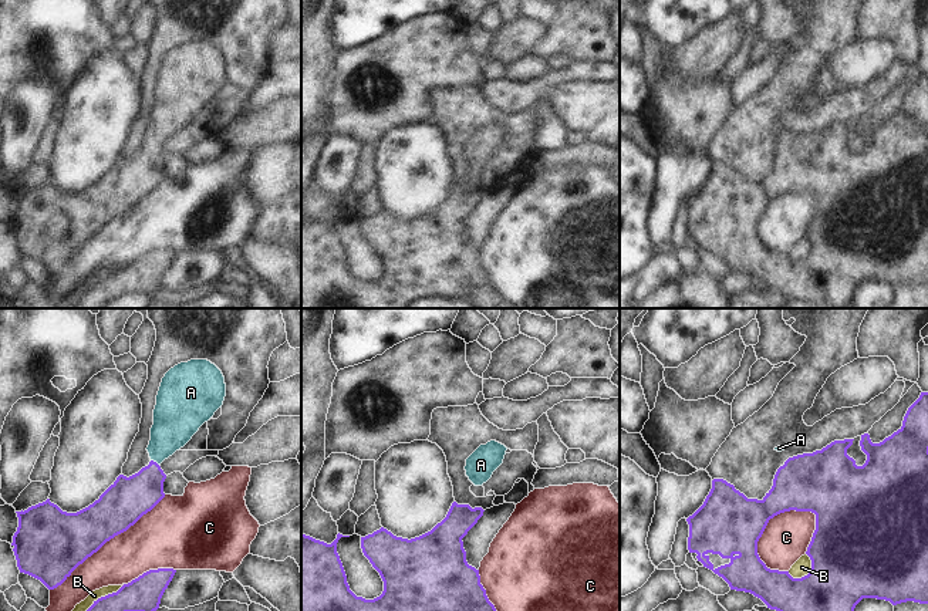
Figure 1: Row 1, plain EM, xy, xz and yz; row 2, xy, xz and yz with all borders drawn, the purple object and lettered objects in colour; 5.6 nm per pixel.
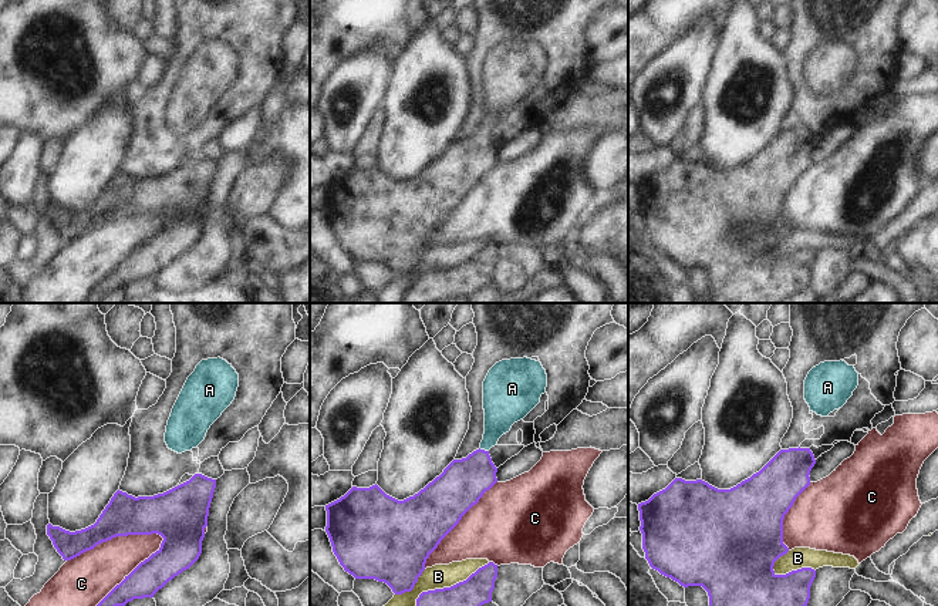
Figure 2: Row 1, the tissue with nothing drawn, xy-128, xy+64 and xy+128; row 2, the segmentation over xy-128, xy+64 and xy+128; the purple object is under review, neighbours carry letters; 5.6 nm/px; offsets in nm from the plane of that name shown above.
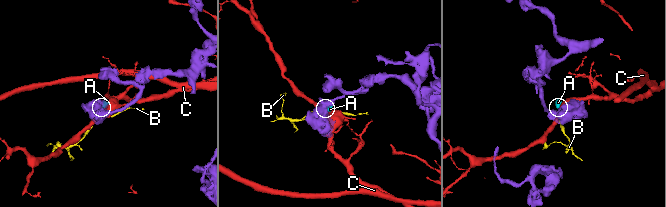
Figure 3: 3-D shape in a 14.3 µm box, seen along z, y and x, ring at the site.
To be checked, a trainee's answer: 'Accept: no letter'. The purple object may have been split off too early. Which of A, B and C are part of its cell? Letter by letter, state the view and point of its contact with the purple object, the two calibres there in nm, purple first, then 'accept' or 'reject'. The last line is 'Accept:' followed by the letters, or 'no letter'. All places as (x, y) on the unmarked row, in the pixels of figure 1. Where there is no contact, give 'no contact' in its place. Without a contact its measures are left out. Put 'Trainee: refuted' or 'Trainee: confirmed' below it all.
A: contact xy (155, 144); calibres 240 and 240 nm; accept
B: contact xy (98, 280); calibres 200 and 70 nm; reject
C: contact yz (768, 203); calibres 360 and 260 nm; reject
Accept: A
Trainee: refuted

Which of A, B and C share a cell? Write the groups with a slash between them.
A / B / C

